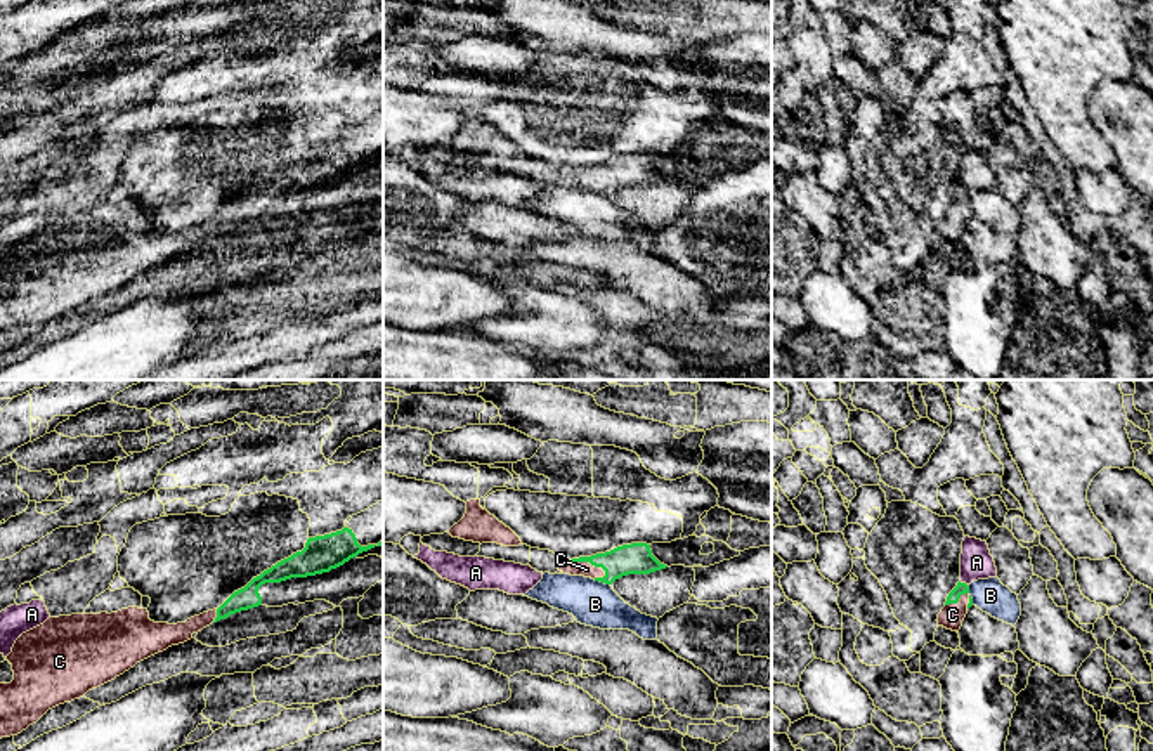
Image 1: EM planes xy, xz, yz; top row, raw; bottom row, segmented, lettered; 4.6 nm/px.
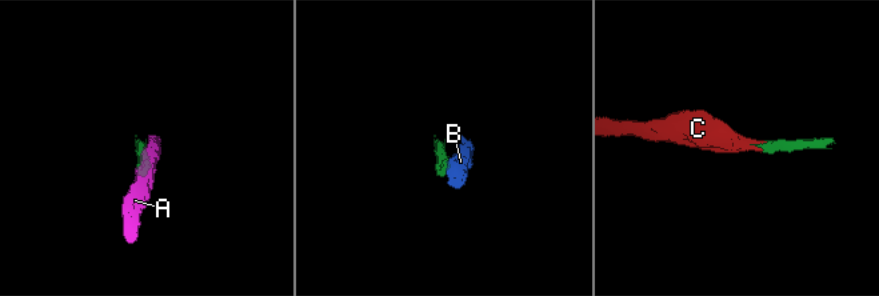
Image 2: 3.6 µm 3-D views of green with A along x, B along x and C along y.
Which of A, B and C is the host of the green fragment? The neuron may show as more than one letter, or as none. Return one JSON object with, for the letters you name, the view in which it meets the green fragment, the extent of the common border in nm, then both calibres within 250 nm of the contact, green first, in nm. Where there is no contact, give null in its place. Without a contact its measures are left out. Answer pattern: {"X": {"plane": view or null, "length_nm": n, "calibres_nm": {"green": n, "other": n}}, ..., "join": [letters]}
{"C": {"plane": "xz", "length_nm": 180, "calibres_nm": {"green": 140, "other": 70}}, "join": ["C"]}

